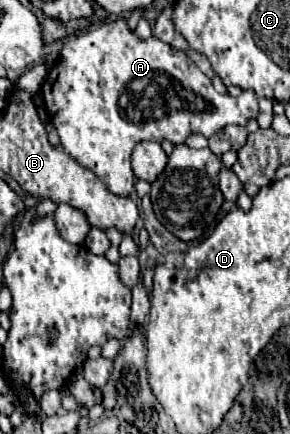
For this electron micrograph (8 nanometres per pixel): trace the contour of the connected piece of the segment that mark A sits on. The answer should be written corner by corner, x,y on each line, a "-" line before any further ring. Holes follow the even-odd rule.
125,19
105,23
95,31
67,39
61,49
61,61
53,69
51,77
55,75
57,79
51,85
51,93
45,97
45,103
51,113
51,121
59,131
63,149
77,159
77,163
95,171
115,195
123,197
131,195
135,189
131,151
139,141
169,139
177,145
185,143
191,133
211,137
227,125
247,125
247,121
257,117
257,93
243,91
239,97
217,93
211,79
185,55
185,51
177,51
155,37
145,41
137,39
137,35
127,29
-
147,107
153,109
153,115
143,117
143,109

